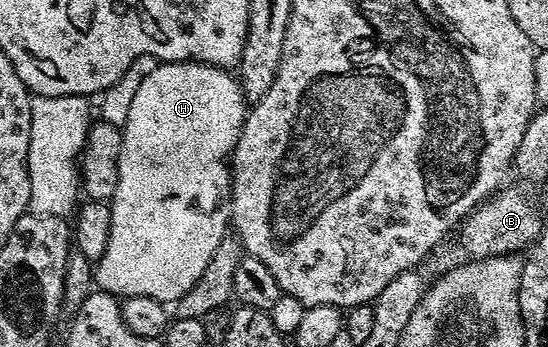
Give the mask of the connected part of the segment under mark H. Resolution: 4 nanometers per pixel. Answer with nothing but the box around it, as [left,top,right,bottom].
[94,62,246,305]

